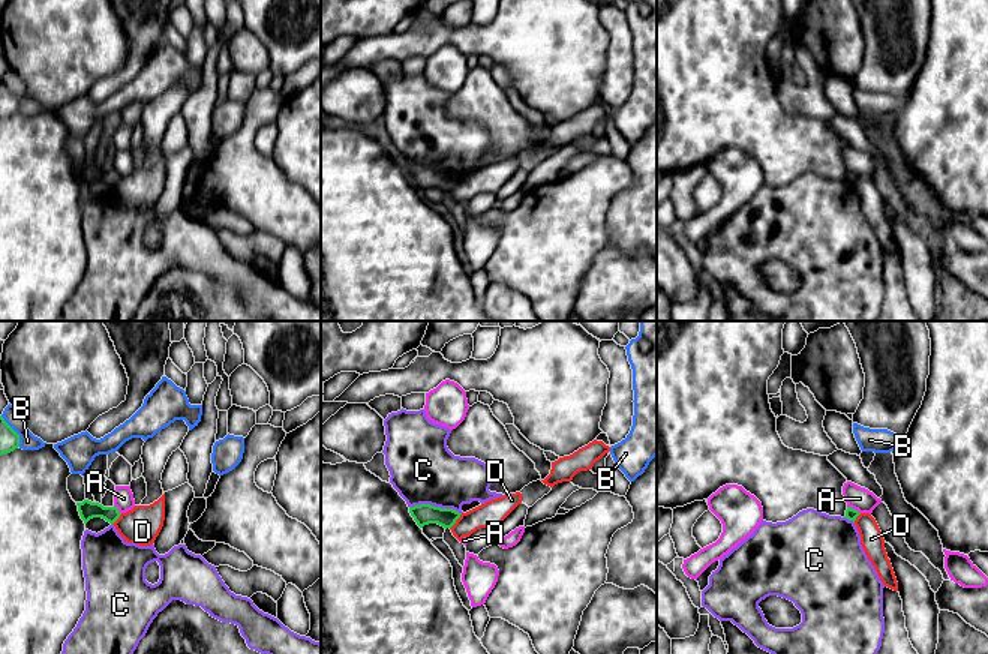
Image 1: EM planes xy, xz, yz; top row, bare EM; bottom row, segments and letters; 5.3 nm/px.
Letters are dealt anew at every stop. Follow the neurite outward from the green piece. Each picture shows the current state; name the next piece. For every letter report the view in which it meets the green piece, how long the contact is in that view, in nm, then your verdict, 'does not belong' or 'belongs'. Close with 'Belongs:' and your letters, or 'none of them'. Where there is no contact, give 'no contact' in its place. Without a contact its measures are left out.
A: yz | 80 nm | does not belong
B: xy | 200 nm | does not belong
C: xz | 280 nm | does not belong
D: xz | 110 nm | does not belong
Belongs: none of them

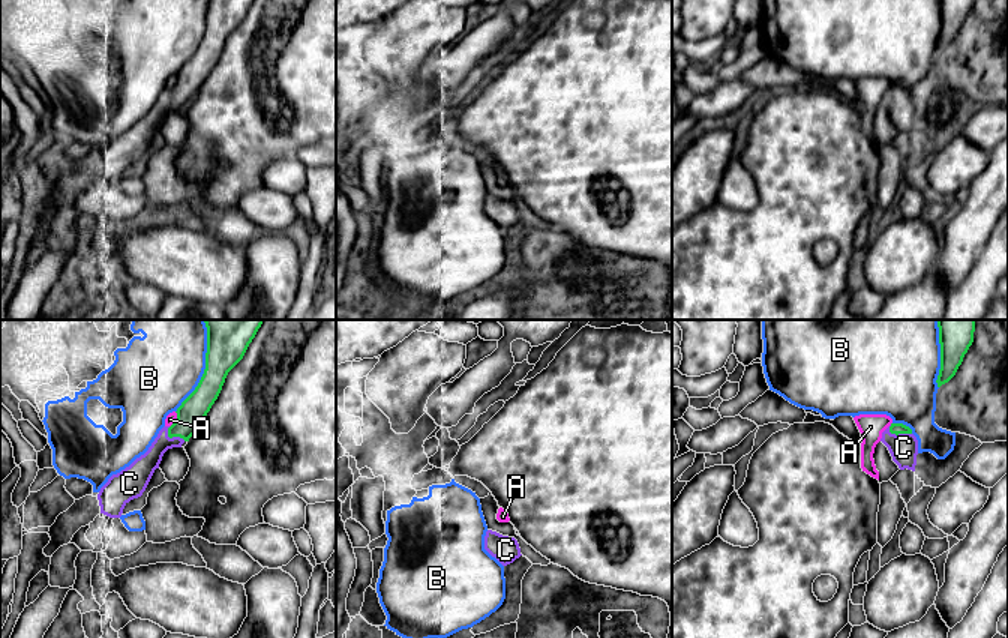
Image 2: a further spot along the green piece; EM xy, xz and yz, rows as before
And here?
A: xy | 90 nm | does not belong
B: xy | 500 nm | does not belong
C: yz | 130 nm | belongs
Belongs: C

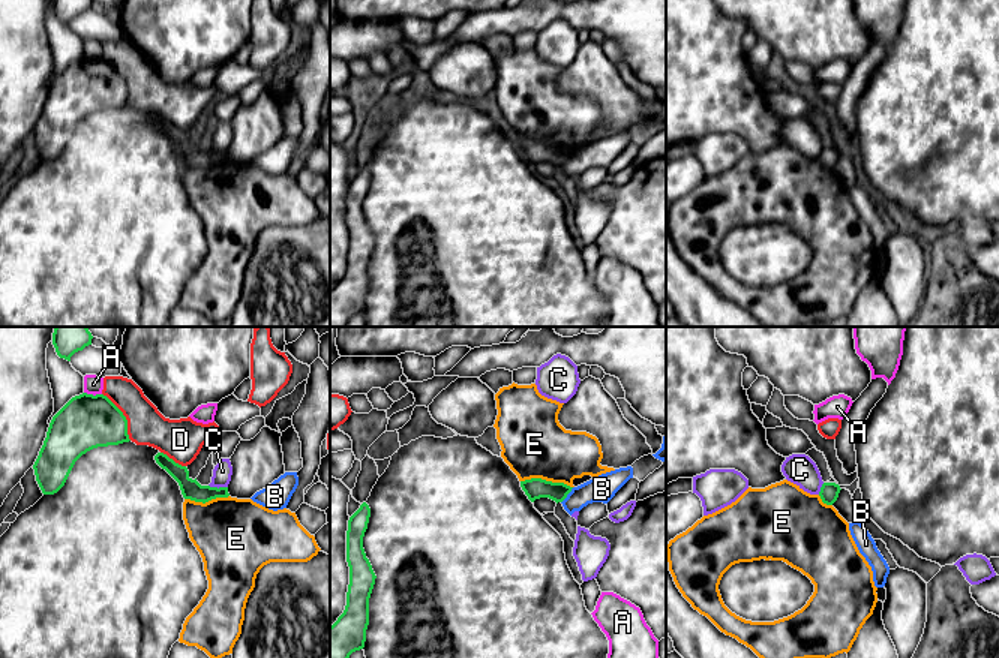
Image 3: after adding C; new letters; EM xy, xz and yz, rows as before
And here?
A: xy | 100 nm | does not belong
B: xz | 110 nm | does not belong
C: xy | 110 nm | does not belong
D: xy | 300 nm | does not belong
E: xz | 280 nm | does not belong
Belongs: none of them

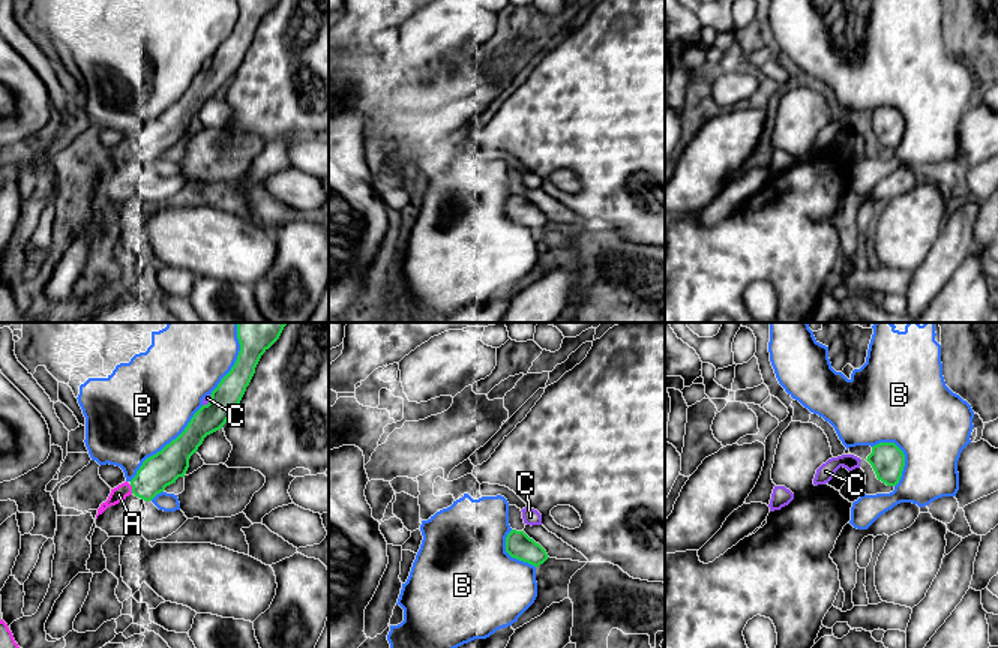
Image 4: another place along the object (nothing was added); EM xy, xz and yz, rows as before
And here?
A: xy | 50 nm | belongs
B: xy | 550 nm | does not belong
C: xy | 80 nm | does not belong
Belongs: A

